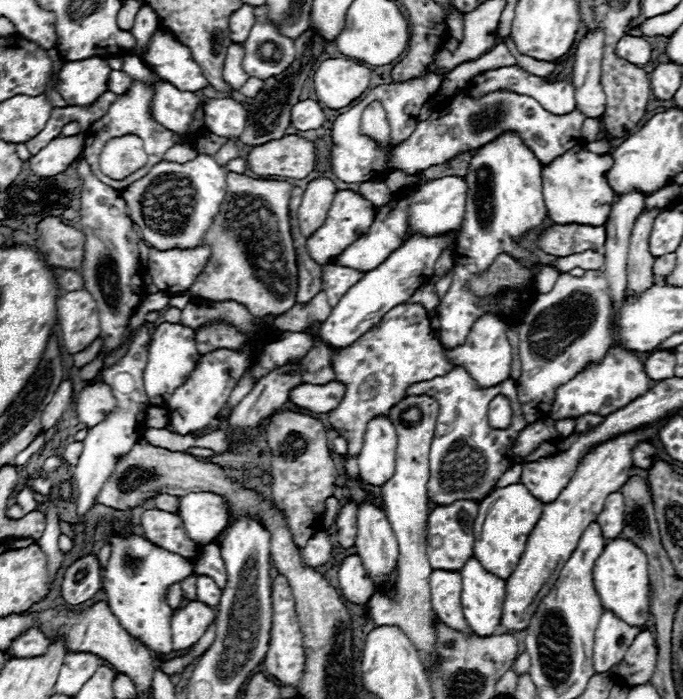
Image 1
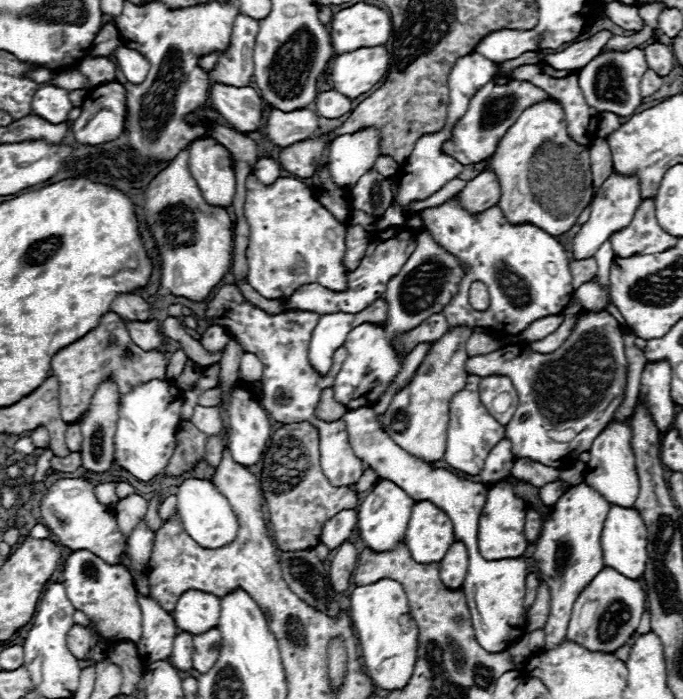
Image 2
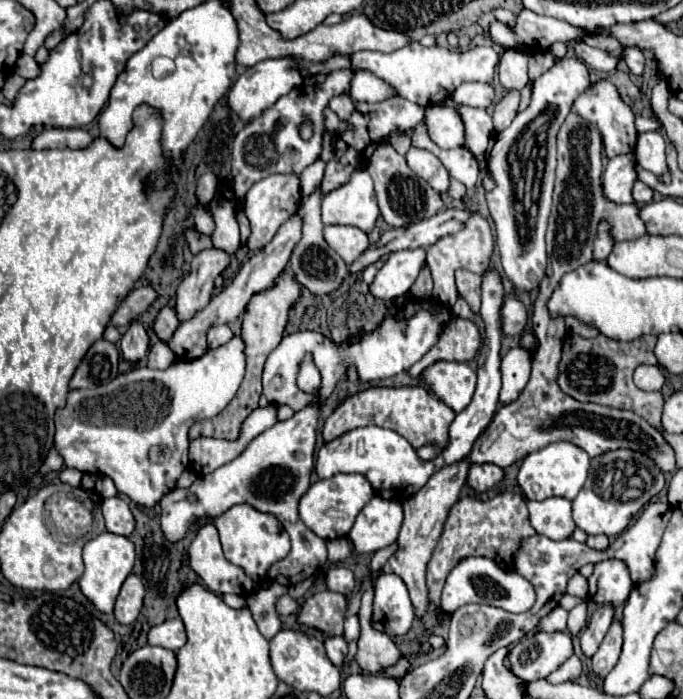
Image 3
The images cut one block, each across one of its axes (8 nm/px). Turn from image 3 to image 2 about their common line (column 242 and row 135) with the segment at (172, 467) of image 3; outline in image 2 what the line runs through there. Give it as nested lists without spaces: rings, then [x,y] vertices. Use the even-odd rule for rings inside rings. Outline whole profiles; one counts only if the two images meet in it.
[[[362,130],[338,136],[328,150],[328,172],[332,182],[342,188],[352,188],[358,178],[374,166],[378,156],[378,132]]]

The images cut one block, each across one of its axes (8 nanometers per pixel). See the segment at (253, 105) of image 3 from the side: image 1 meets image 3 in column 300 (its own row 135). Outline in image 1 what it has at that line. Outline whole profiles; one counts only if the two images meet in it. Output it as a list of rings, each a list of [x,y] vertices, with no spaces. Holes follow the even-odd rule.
[[[84,132],[70,138],[64,138],[64,136],[54,138],[46,148],[30,156],[28,164],[32,174],[54,176],[58,172],[64,172],[80,156],[82,144],[84,144]]]

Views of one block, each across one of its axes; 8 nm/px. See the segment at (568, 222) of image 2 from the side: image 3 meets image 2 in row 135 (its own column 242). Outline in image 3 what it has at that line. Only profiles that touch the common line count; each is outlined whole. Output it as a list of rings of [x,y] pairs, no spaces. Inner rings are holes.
[[[232,506],[224,514],[212,520],[220,534],[220,544],[224,550],[224,556],[228,562],[244,568],[244,572],[260,586],[266,580],[266,570],[272,566],[272,562],[284,558],[290,550],[290,536],[280,526],[272,514],[260,514],[252,510],[250,506]]]

